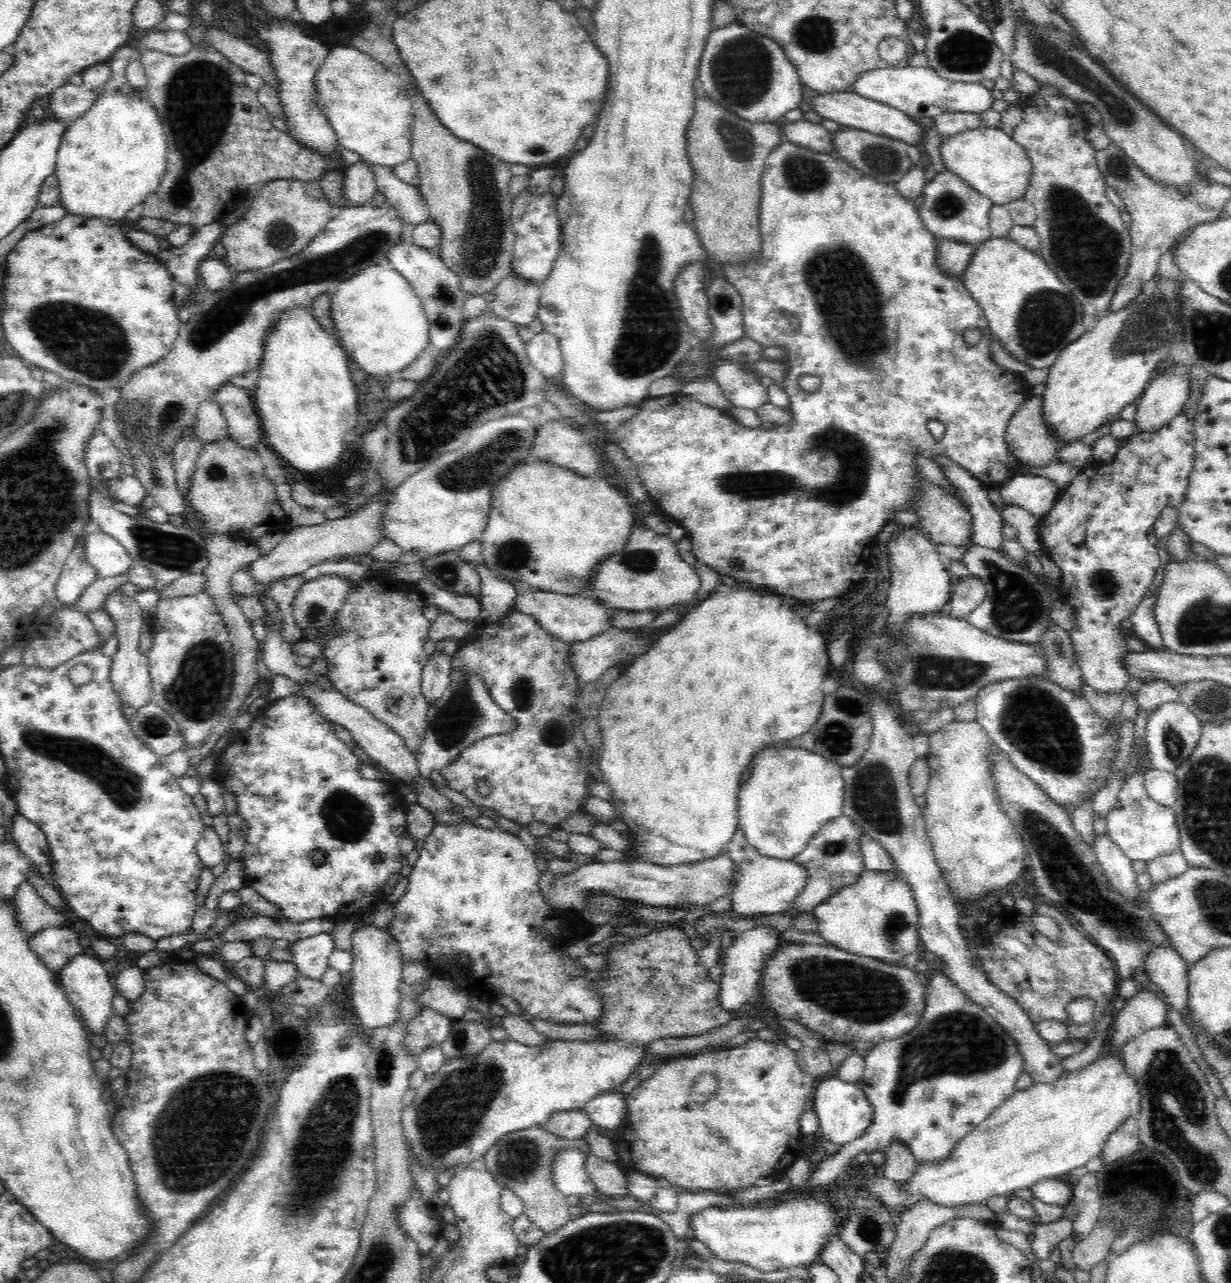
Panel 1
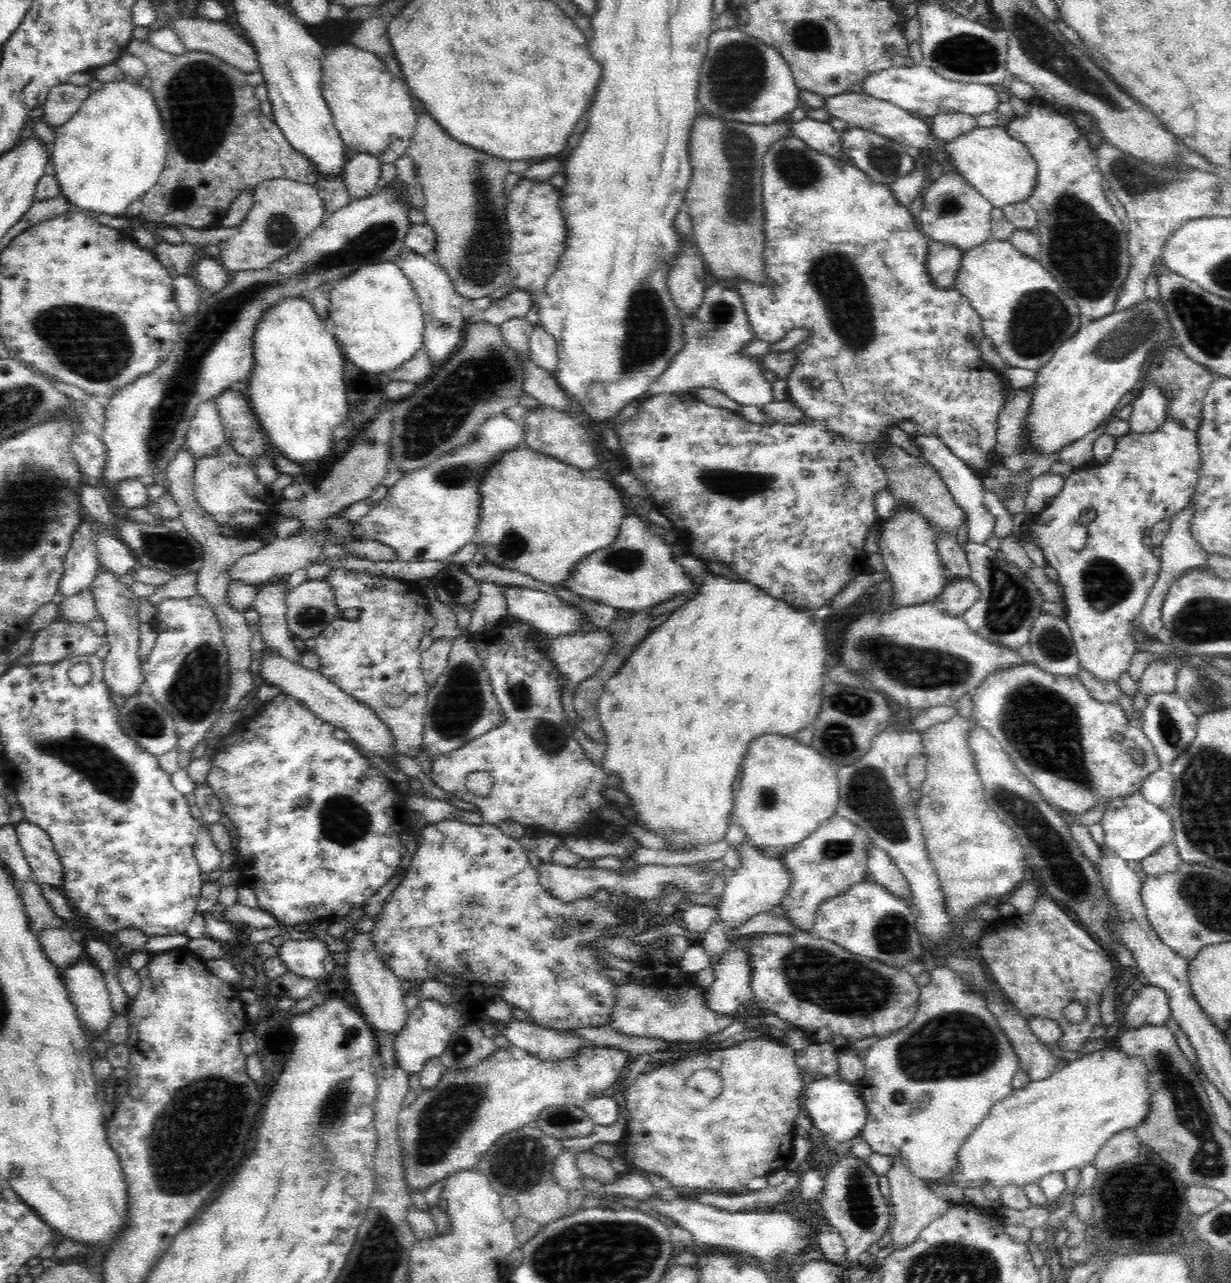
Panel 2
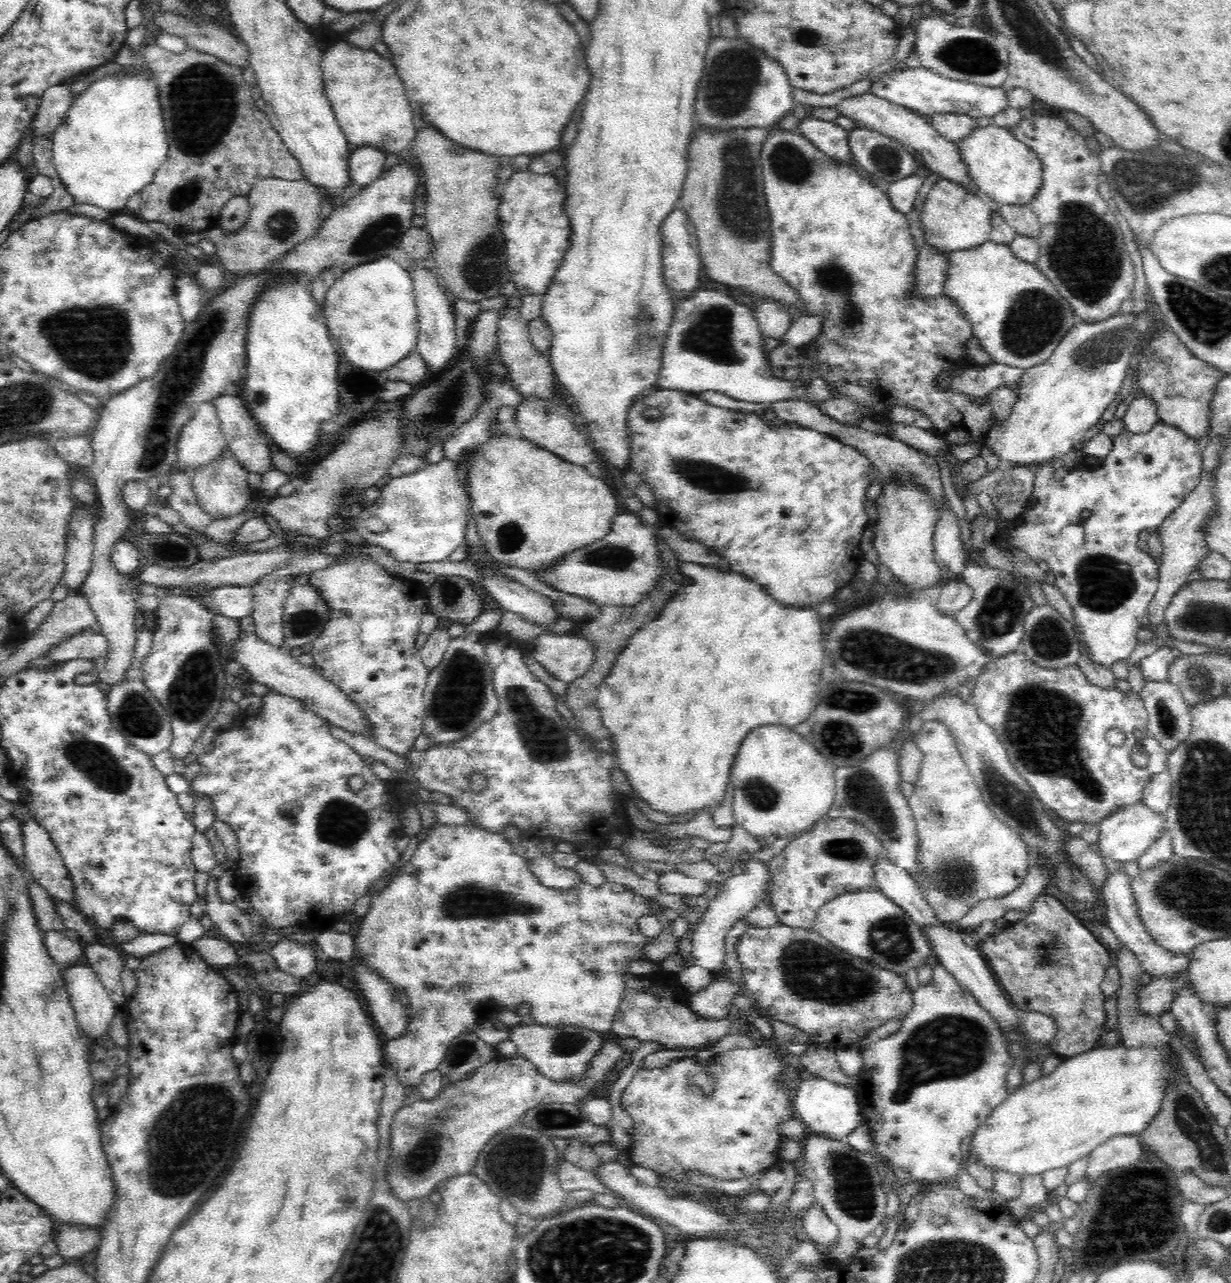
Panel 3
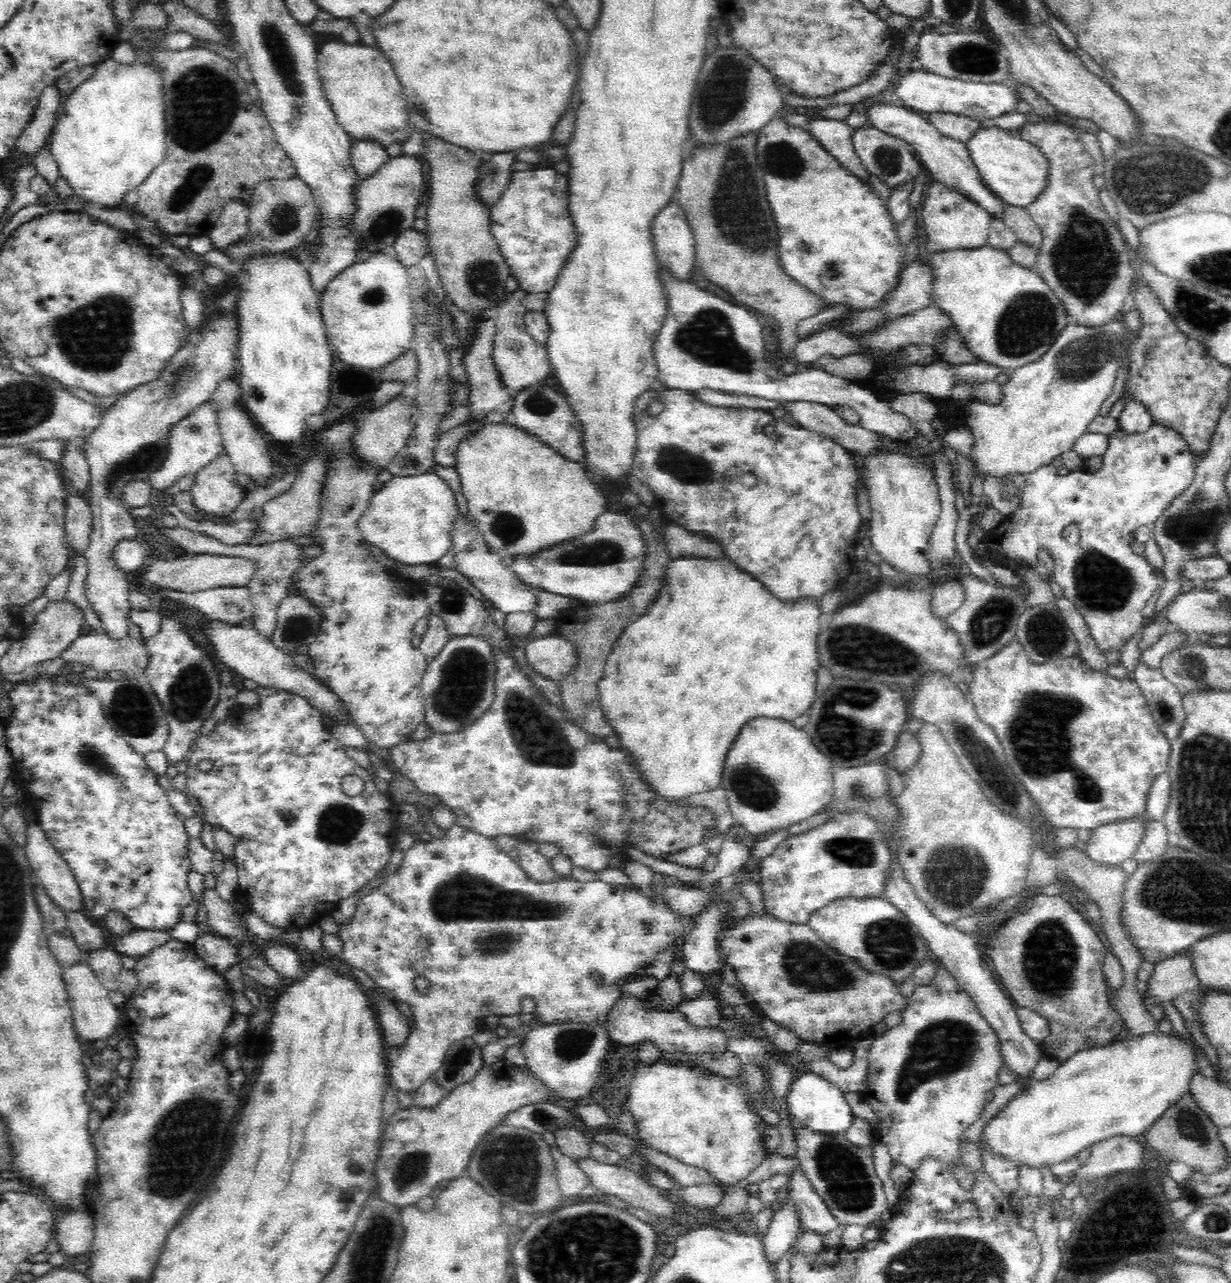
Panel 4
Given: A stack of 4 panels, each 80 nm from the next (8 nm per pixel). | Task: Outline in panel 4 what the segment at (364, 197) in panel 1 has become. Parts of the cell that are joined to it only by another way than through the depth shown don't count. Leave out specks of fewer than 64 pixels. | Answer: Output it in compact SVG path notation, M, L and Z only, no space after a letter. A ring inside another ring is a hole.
M373 140L354 141L351 150L352 166L359 180L366 180L380 170L384 162L388 162L386 146Z

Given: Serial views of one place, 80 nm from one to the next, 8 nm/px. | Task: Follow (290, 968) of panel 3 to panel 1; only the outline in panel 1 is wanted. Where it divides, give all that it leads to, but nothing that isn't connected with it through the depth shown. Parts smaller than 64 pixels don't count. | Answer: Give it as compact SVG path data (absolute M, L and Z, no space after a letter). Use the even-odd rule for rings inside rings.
M332 933L316 934L311 938L290 944L288 948L293 954L292 961L302 976L320 980L328 970L330 954L335 950Z

